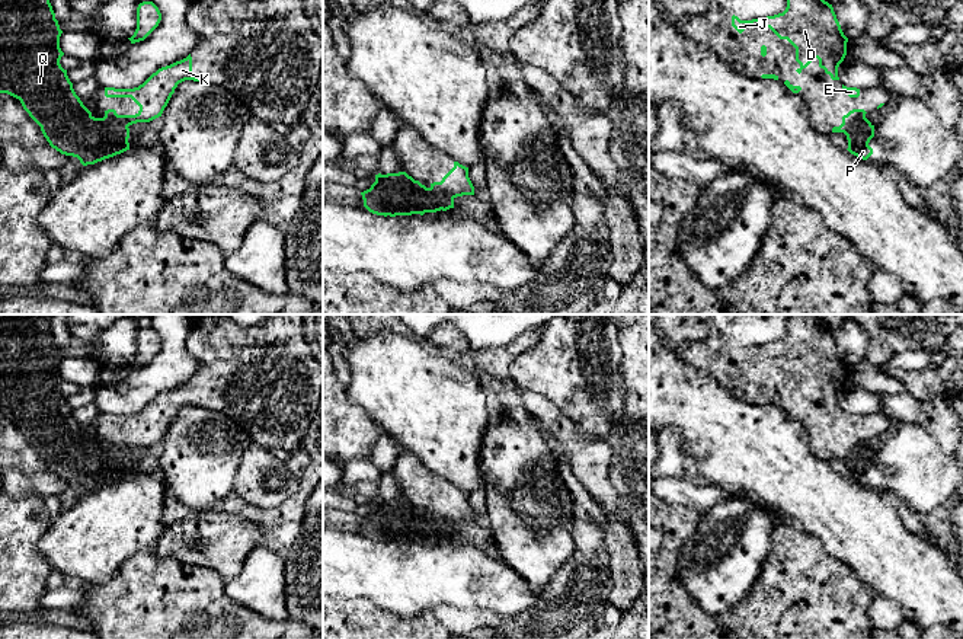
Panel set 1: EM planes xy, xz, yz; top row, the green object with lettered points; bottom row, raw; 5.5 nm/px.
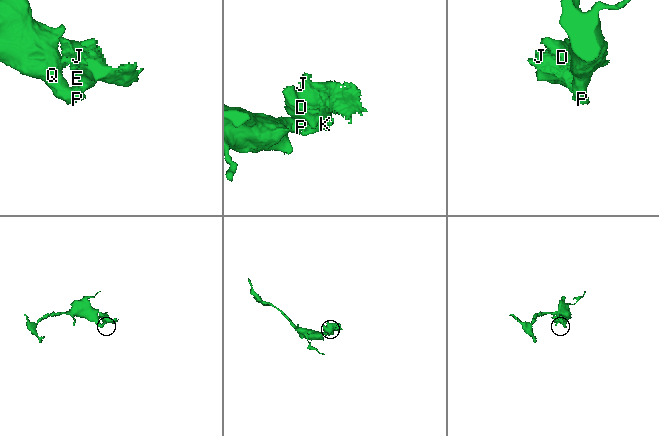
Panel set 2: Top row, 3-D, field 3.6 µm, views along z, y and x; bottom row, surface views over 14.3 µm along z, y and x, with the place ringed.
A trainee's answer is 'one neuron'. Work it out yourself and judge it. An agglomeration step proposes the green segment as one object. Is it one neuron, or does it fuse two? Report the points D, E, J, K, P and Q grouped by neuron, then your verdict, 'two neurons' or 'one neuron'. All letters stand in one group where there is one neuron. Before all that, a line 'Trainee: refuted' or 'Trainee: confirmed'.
Trainee: refuted
D E J K / P Q; two neurons

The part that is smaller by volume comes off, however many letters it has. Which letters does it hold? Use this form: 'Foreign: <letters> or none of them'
Foreign: D, E, J, K

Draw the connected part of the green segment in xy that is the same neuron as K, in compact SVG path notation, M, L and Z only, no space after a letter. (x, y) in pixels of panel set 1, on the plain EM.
M191 380L180 387L159 394L138 413L105 413L106 424L131 424L140 432L135 441L118 441L115 435L108 435L105 437L105 444L127 453L137 448L150 448L161 442L175 415L185 406L205 408L202 400L192 399Z

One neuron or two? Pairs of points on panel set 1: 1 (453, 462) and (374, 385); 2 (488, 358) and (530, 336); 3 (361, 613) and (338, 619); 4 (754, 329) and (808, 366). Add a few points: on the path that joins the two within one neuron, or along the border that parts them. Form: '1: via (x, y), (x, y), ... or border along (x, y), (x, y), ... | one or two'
1: via (434, 443), (393, 402) | one
2: via (498, 358), (520, 345) | one
3: via (355, 613), (344, 616) | one
4: border along (787, 329), (781, 338), (761, 344), (736, 341) | two

